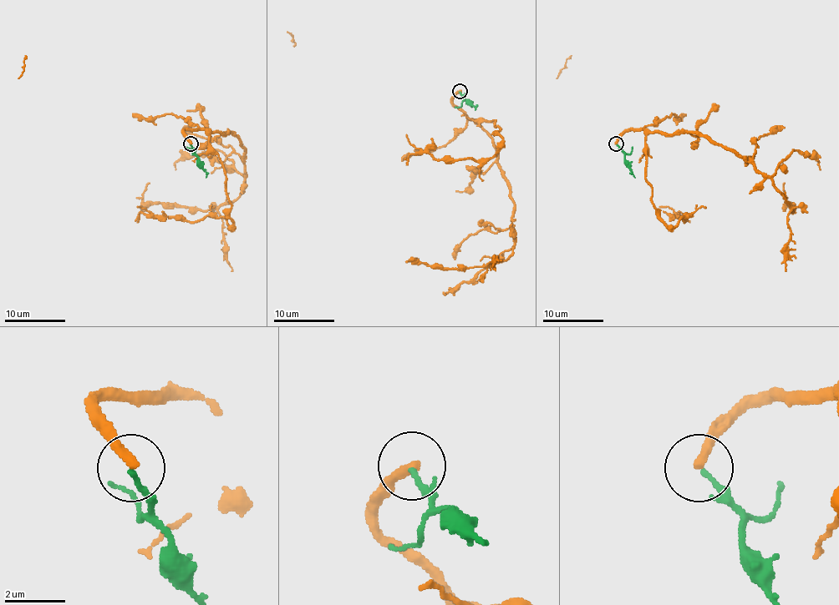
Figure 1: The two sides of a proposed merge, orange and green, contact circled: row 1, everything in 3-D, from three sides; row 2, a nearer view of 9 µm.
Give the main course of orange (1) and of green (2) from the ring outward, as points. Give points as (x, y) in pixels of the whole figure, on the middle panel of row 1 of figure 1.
1: (460, 90), (454, 104), (496, 151), (513, 211), (513, 252), (478, 267), (432, 269), (413, 259), (419, 259)
2: (460, 92), (475, 110)

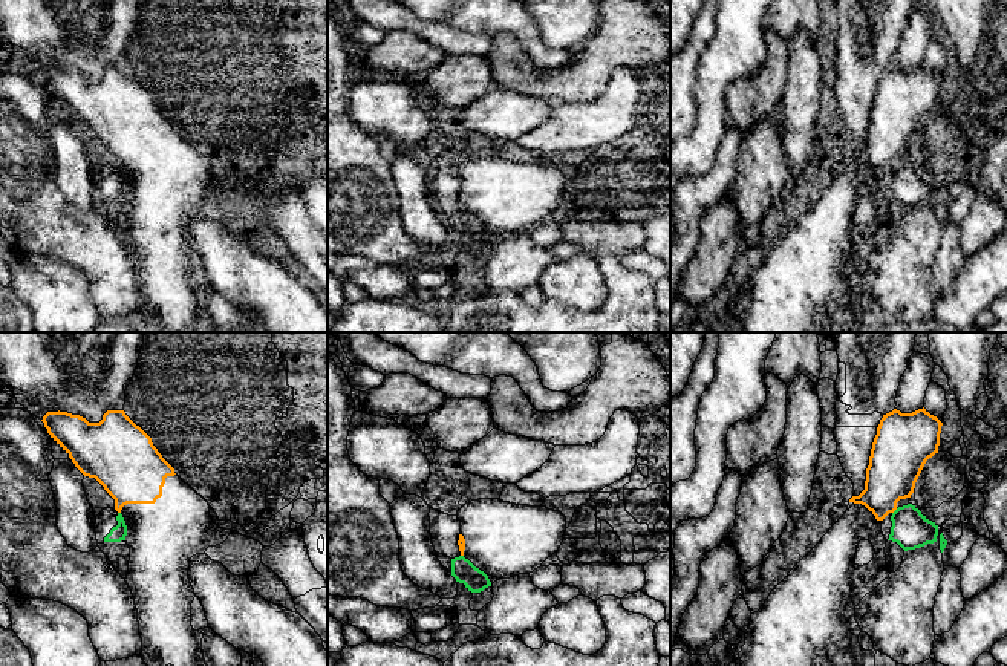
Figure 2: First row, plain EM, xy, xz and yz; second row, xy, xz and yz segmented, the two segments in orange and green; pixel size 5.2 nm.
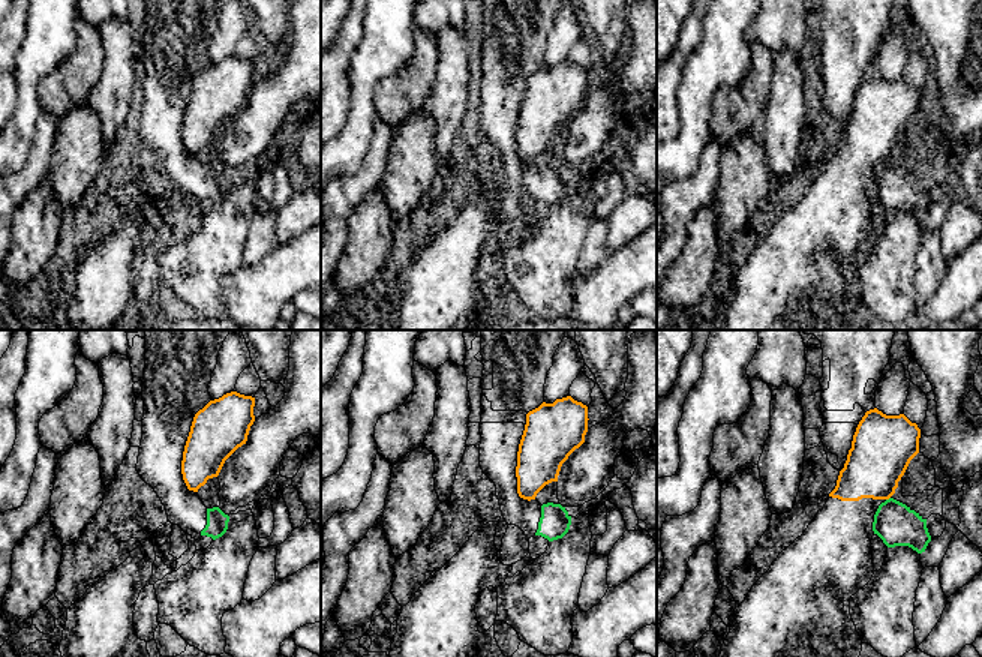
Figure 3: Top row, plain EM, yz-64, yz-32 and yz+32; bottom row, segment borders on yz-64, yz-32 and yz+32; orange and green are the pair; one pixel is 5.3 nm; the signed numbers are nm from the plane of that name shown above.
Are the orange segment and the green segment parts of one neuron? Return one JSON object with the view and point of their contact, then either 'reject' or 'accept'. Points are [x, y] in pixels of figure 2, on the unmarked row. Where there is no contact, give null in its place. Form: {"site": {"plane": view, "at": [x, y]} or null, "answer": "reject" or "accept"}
{"site": {"plane": "yz", "at": [894, 167]}, "answer": "reject"}

